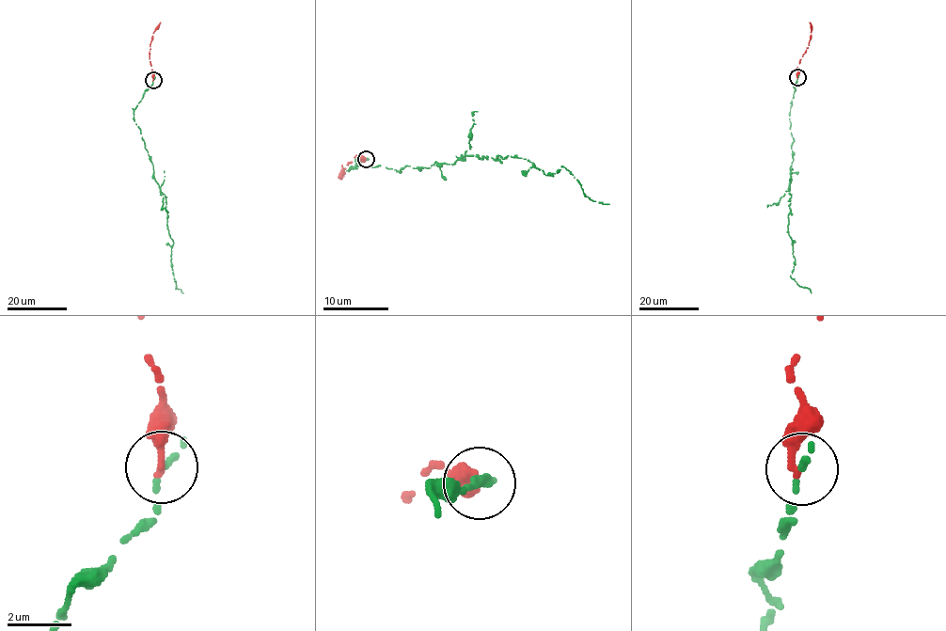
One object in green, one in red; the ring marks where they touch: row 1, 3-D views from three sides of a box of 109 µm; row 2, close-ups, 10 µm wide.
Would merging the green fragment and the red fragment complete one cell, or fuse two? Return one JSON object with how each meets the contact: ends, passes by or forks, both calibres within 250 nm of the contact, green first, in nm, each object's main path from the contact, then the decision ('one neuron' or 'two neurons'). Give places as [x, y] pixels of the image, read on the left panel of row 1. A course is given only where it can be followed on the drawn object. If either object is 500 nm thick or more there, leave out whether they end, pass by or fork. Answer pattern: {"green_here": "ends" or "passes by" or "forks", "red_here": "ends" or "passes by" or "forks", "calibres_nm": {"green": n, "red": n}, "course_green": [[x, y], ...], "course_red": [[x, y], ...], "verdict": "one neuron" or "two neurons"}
{"green_here": "passes by", "red_here": "ends", "calibres_nm": {"green": 170, "red": 280}, "course_green": [[153, 79], [134, 110], [134, 119], [152, 164], [154, 179], [165, 196], [176, 289], [183, 293]], "course_red": [[153, 79], [149, 55], [150, 41], [160, 23]], "verdict": "two neurons"}

